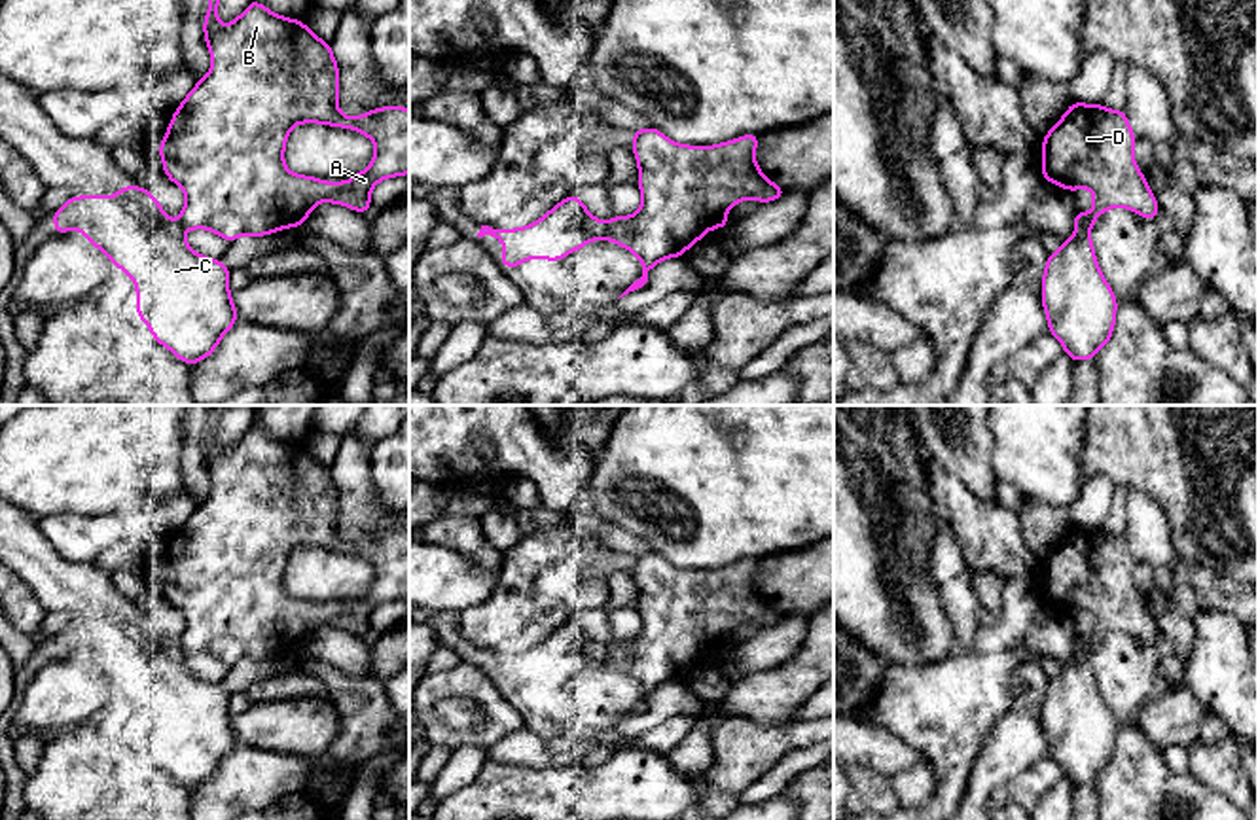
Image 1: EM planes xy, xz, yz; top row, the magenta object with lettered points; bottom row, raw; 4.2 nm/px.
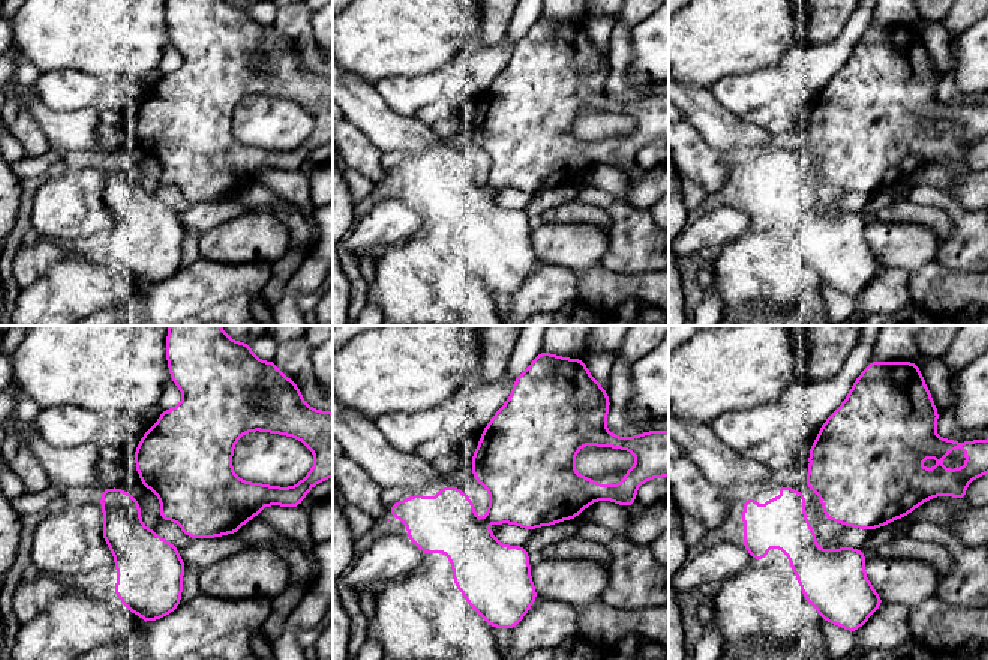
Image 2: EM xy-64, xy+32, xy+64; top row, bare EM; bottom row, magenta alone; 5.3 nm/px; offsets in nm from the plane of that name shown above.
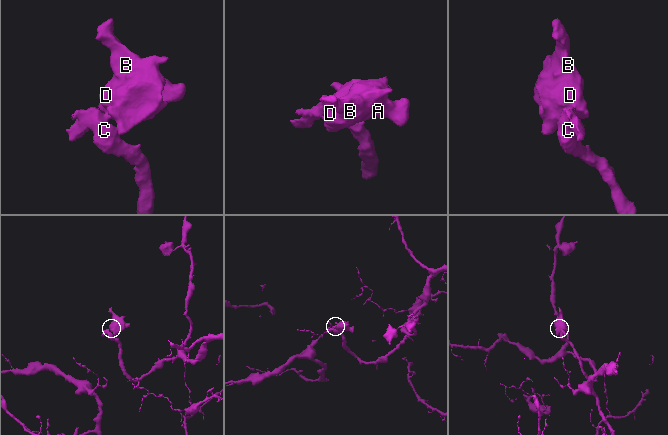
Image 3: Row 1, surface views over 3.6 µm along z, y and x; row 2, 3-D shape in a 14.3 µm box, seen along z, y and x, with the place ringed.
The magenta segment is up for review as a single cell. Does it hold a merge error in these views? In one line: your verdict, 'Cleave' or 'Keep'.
Cleave

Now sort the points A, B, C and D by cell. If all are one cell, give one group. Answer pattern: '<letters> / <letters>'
A B D / C

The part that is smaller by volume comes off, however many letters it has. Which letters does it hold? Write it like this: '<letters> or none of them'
A, B, D

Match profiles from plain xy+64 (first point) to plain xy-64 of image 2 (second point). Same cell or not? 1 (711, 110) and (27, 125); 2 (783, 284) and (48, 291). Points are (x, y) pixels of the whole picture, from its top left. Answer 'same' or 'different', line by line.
1: different
2: same

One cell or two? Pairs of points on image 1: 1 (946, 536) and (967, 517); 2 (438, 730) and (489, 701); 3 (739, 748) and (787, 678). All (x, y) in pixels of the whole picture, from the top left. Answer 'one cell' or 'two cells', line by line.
1: two cells
2: one cell
3: two cells

